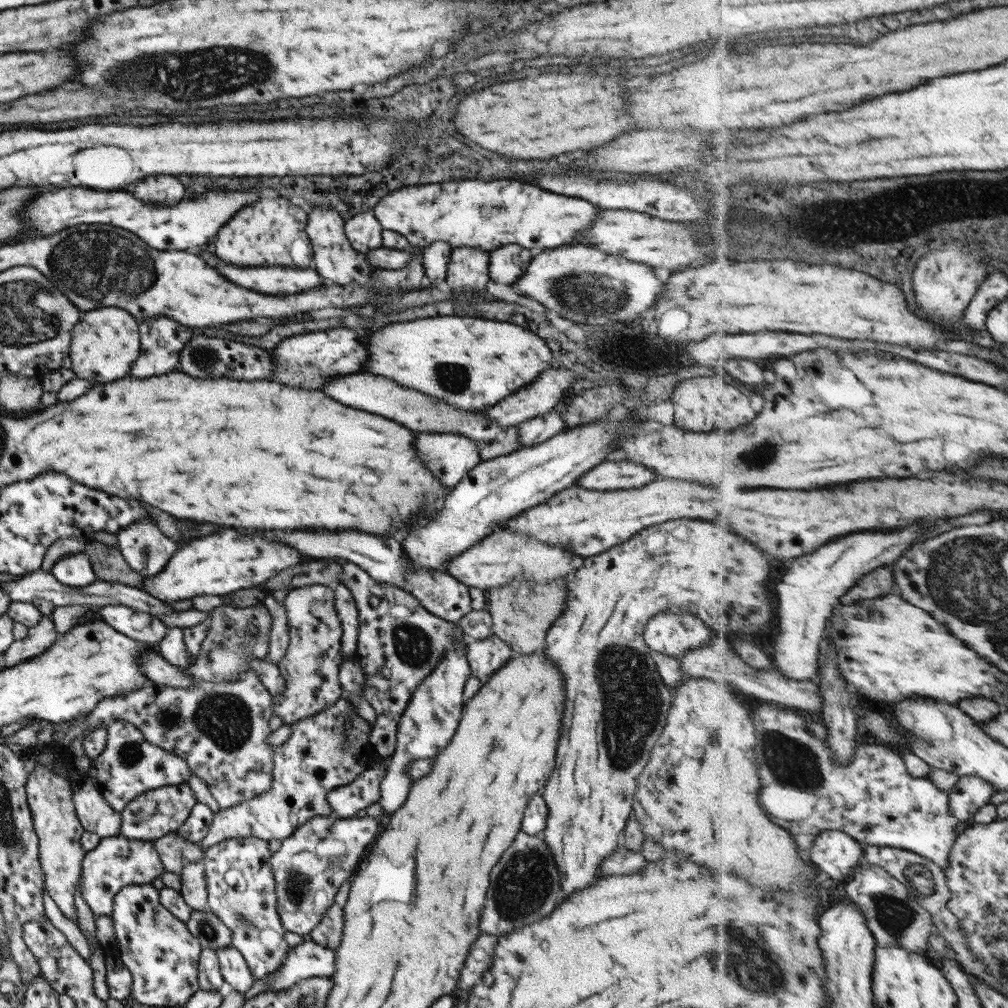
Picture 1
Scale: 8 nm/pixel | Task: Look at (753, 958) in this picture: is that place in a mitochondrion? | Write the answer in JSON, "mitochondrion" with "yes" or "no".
{"mitochondrion":"yes"}

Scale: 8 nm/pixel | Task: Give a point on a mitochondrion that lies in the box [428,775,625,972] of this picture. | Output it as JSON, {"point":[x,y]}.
{"point":[524,882]}

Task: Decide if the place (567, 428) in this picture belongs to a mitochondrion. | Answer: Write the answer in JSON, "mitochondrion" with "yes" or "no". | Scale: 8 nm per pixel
{"mitochondrion":"no"}

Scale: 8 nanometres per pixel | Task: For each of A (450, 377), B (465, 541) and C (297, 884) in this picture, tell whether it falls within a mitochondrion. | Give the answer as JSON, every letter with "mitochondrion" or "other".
{"A":"mitochondrion","B":"other","C":"mitochondrion"}

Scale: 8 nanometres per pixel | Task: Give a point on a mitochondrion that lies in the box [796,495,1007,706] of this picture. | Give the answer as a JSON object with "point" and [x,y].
{"point":[958,569]}

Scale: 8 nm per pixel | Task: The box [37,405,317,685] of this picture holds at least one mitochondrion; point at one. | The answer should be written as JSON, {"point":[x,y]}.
{"point":[145,550]}

